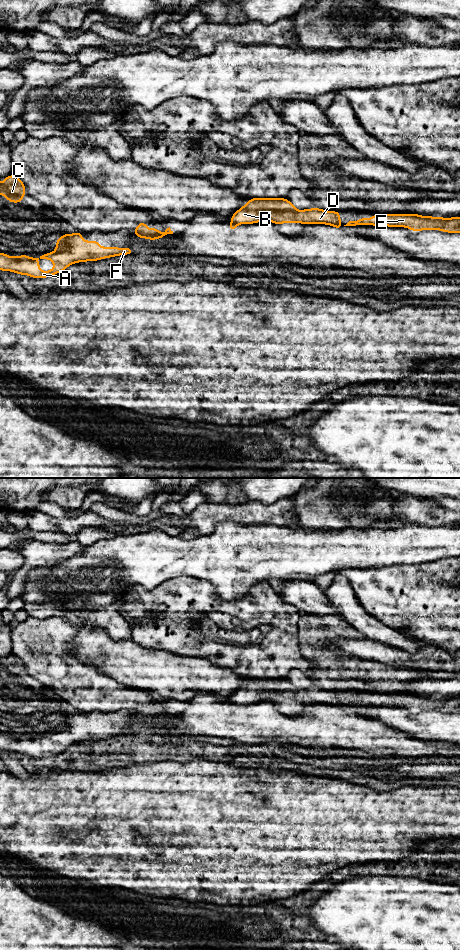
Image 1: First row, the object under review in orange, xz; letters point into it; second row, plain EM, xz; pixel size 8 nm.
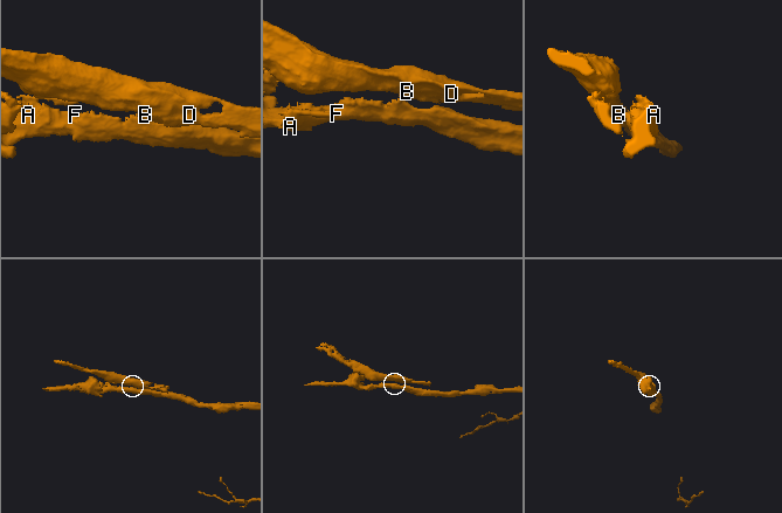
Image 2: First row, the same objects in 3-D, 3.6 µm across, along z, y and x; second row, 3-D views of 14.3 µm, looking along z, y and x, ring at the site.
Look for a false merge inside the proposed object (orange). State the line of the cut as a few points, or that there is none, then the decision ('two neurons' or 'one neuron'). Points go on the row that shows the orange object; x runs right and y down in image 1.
cut xz (231, 222), (236, 224); two neurons

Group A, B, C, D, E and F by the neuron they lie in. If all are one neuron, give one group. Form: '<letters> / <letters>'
A C F / B D E

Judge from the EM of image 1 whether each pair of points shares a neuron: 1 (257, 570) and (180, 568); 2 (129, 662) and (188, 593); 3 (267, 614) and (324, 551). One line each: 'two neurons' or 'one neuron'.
1: one neuron
2: two neurons
3: two neurons

